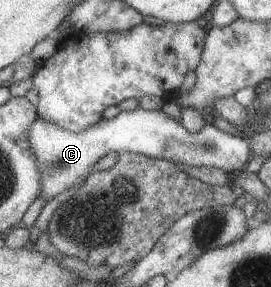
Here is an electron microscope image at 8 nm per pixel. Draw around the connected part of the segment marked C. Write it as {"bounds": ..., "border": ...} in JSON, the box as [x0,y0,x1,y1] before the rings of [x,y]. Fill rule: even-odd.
{"bounds":[28,107,252,204],"border":[[[141,107],[120,111],[113,118],[101,119],[80,132],[69,132],[36,116],[28,128],[28,144],[38,170],[38,198],[43,200],[43,204],[82,182],[92,172],[92,166],[108,152],[143,154],[148,158],[166,159],[197,168],[220,168],[227,175],[238,173],[252,158],[245,136],[229,135],[210,124],[205,124],[197,132],[188,132],[160,109],[144,110]]]}

